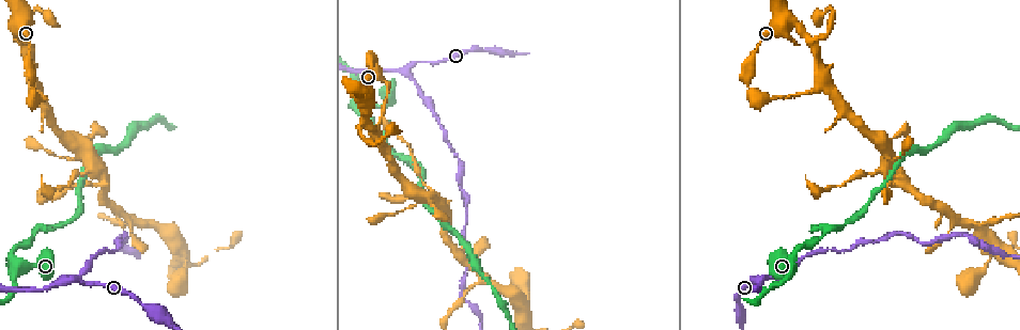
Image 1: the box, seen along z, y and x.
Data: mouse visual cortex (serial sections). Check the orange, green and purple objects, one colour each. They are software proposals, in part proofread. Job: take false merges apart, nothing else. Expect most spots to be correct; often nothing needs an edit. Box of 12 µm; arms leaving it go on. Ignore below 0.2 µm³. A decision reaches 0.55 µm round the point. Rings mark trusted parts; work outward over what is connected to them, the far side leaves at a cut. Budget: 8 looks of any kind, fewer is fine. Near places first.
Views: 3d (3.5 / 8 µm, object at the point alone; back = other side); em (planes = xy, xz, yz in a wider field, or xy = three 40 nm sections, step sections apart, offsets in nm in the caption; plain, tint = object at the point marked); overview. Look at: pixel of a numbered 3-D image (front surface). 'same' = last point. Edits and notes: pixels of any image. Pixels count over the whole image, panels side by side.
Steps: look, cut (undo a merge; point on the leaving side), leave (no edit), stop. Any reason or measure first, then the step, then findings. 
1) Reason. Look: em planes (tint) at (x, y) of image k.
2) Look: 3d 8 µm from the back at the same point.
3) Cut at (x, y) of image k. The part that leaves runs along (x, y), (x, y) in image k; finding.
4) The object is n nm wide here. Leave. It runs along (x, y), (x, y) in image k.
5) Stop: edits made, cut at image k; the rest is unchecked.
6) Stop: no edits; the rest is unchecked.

A narrow waist. Look: 3d 3.5 µm at (818, 62) of image 1.

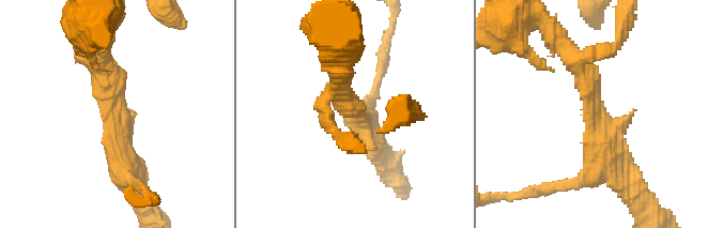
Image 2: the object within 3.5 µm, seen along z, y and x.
Now the EM. Look: em xy step 1 (tint) at (591, 114) of image 2.

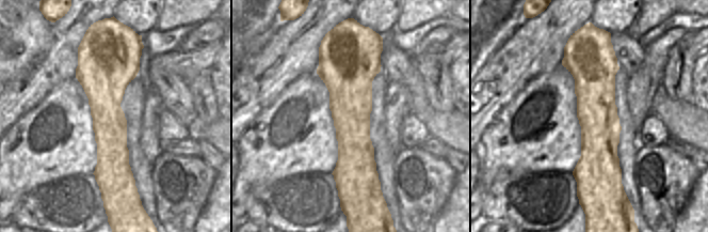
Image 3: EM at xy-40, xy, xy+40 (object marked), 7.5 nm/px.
Look: em xy step 2 (tint) at the same point.

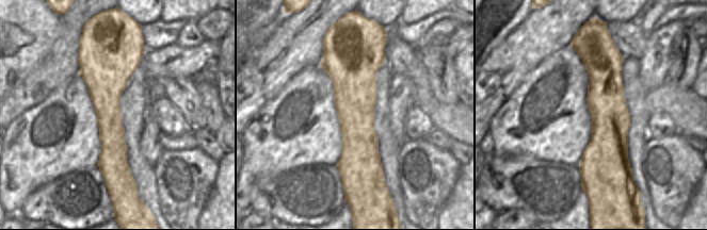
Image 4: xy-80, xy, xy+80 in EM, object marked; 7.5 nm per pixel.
Leave. All the same cell.

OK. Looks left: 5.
Three-way junction. Look: 3d 3.5 µm from the back at (406, 71) of image 1.

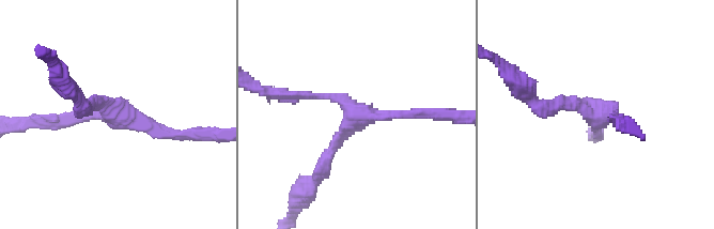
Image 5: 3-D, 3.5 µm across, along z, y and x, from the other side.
3 arms meet here; the arms are 150, 150, 150 nm wide. Look: em planes (tint) at (115, 112) of image 5.

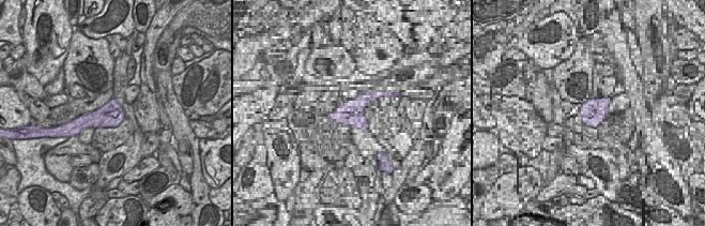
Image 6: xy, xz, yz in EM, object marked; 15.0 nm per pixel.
Another direction. Look: em xy step 1 (tint) at the same point.

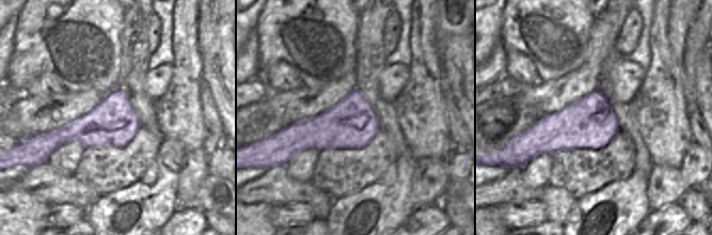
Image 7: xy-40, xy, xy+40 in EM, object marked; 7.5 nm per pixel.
Leave. It runs along (616, 122), (575, 102), (540, 108) in image 5; one cell here.

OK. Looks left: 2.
Abrupt turn. Look: 3d 3.5 µm at (14, 263) of image 1.

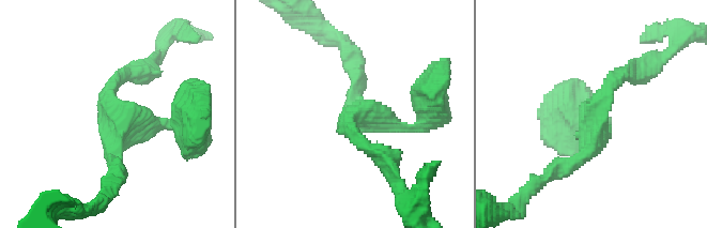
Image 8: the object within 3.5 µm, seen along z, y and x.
3 arms meet here; the arms are 150, 200, 200 nm wide; shape alone is not enough. Look: em planes (tint) at (594, 114) of image 8.

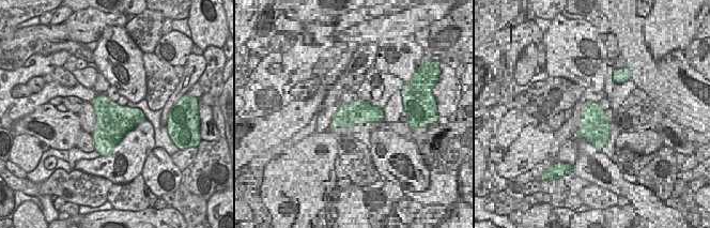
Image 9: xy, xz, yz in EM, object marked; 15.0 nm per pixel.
Leave. It runs along (183, 124), (121, 118), (108, 91), (134, 72) in image 8; all the same cell.

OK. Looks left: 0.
Stop: no edits; the rest is unchecked.

